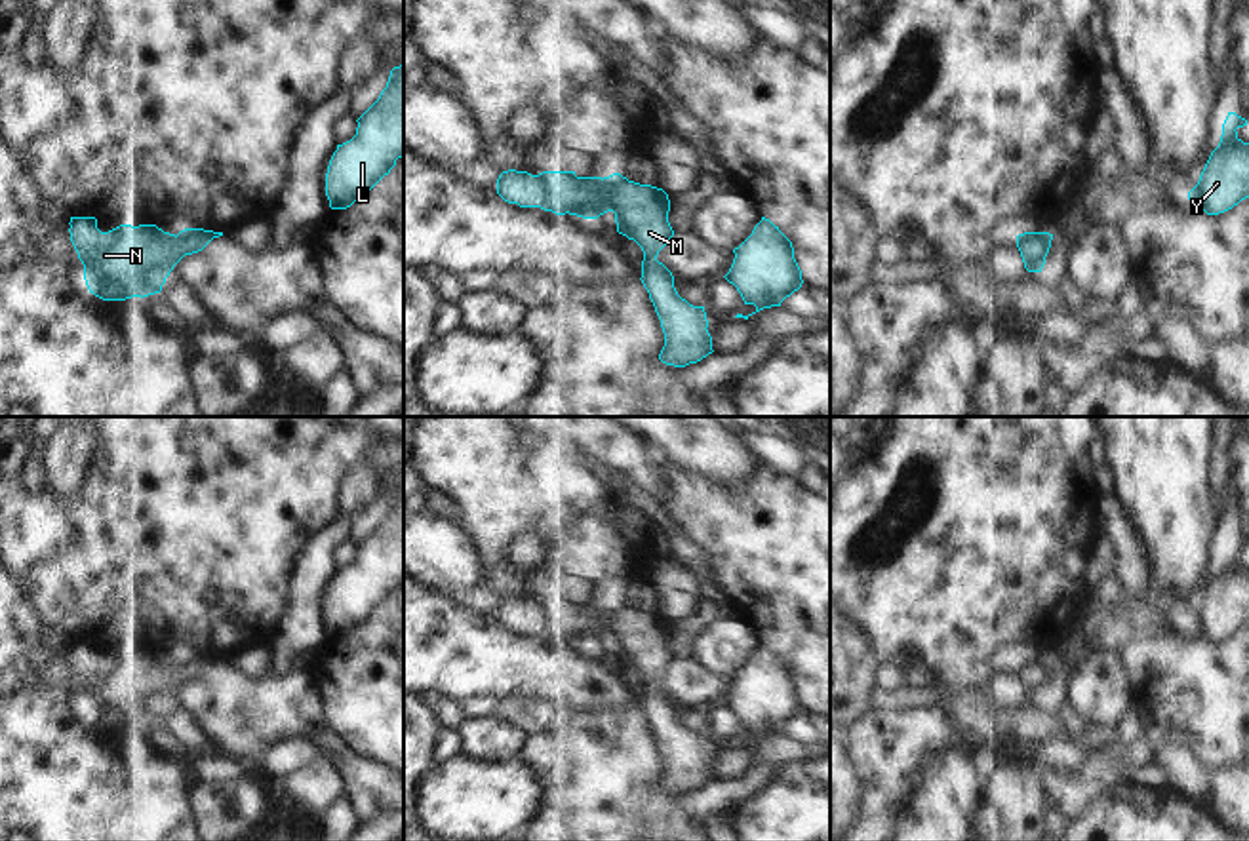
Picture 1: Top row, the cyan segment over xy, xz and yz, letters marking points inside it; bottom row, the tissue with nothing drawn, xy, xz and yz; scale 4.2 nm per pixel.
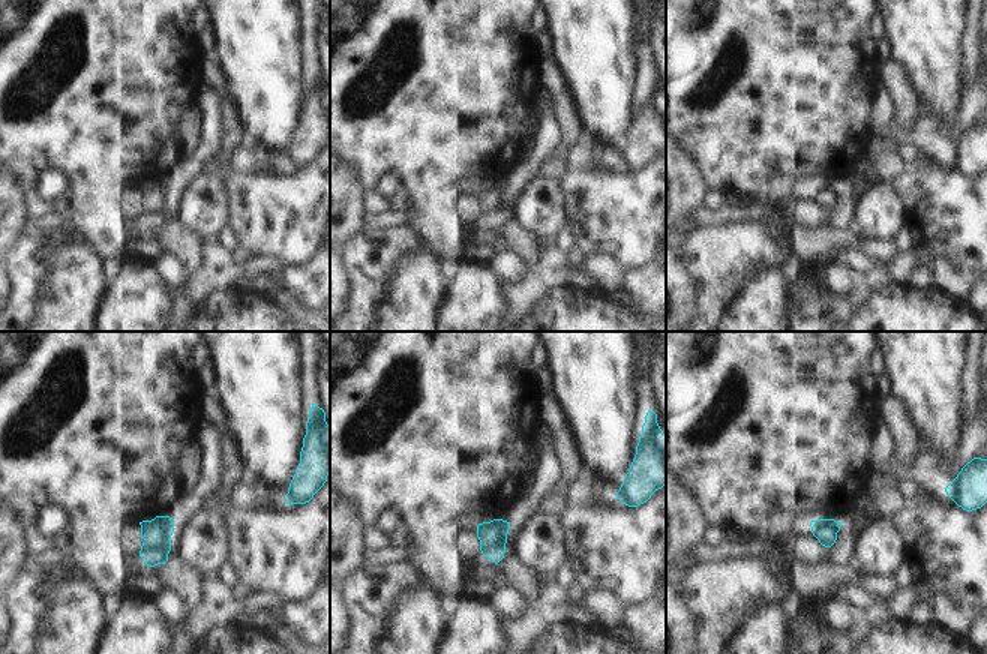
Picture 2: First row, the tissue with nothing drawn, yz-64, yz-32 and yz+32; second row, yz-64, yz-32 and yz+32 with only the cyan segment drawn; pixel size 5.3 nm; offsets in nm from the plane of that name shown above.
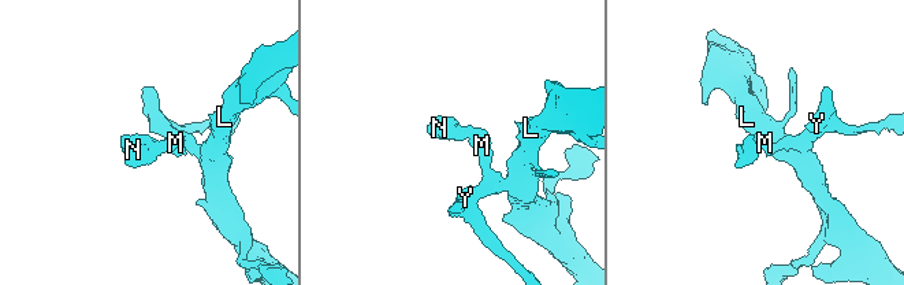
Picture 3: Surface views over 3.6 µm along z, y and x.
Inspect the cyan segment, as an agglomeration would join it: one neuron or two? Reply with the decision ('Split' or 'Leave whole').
Leave whole

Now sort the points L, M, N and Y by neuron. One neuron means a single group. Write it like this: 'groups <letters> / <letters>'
groups L M N Y

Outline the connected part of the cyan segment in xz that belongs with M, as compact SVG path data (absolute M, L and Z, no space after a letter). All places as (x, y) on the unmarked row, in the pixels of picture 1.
M508 596L497 605L497 620L508 630L518 630L520 634L541 634L556 641L569 639L583 645L598 645L600 641L613 637L617 658L634 666L644 677L640 706L649 719L664 759L664 773L659 786L666 792L685 793L714 778L712 763L706 755L708 746L704 733L693 733L682 725L674 714L672 698L657 687L659 677L668 672L674 662L668 649L670 626L663 615L628 607L621 599L602 605L577 603L575 597L543 597L531 601L527 597Z

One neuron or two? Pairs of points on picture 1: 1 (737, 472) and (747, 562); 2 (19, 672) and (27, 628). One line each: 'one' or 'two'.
1: two
2: one

